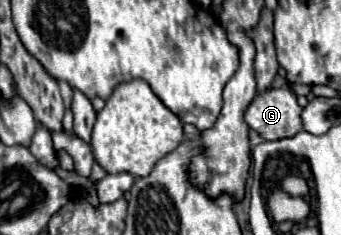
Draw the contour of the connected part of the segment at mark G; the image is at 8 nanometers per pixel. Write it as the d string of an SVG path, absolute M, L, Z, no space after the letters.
M270 88L258 94L248 106L244 120L264 140L292 138L302 130L302 106L288 88Z

